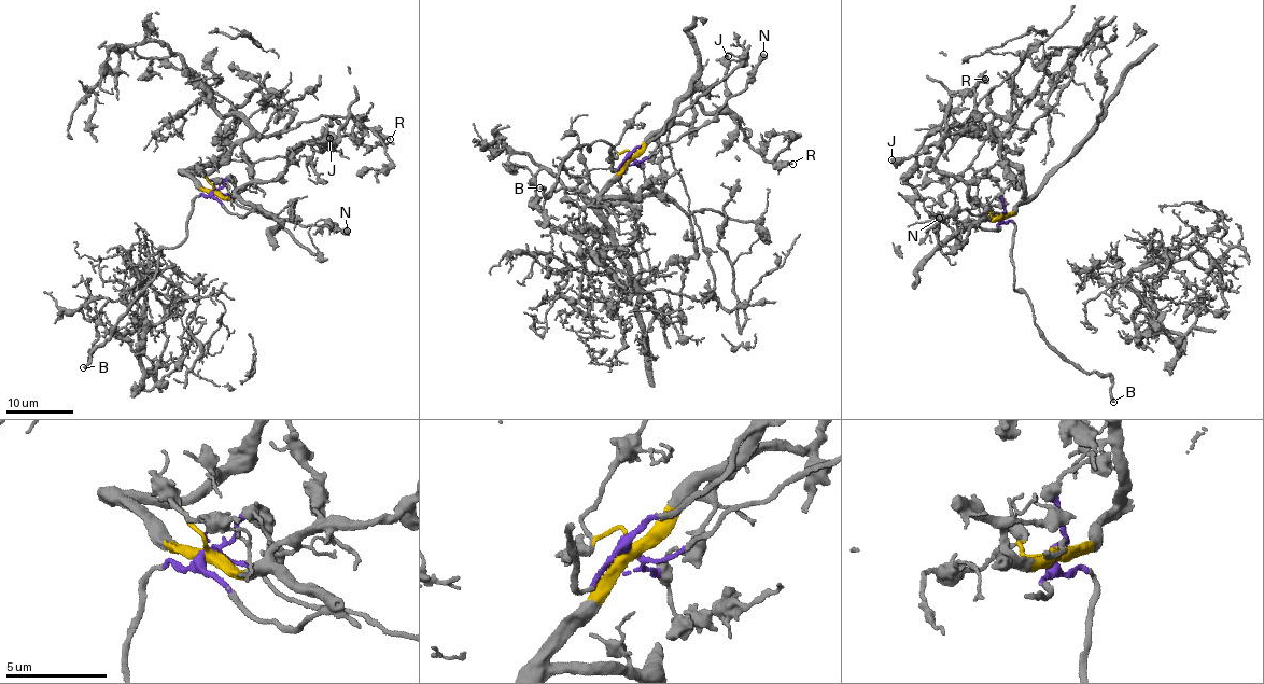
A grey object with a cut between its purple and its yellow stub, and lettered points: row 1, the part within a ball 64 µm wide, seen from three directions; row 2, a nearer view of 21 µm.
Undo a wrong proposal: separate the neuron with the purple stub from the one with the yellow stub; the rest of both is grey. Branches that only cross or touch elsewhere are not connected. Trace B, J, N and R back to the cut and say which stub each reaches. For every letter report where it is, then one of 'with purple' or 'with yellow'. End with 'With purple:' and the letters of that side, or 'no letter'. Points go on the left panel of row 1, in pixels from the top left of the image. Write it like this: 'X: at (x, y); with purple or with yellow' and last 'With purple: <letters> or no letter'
B: at (83, 367); with purple
J: at (329, 138); with yellow
N: at (347, 231); with purple
R: at (390, 139); with yellow
With purple: B, N

